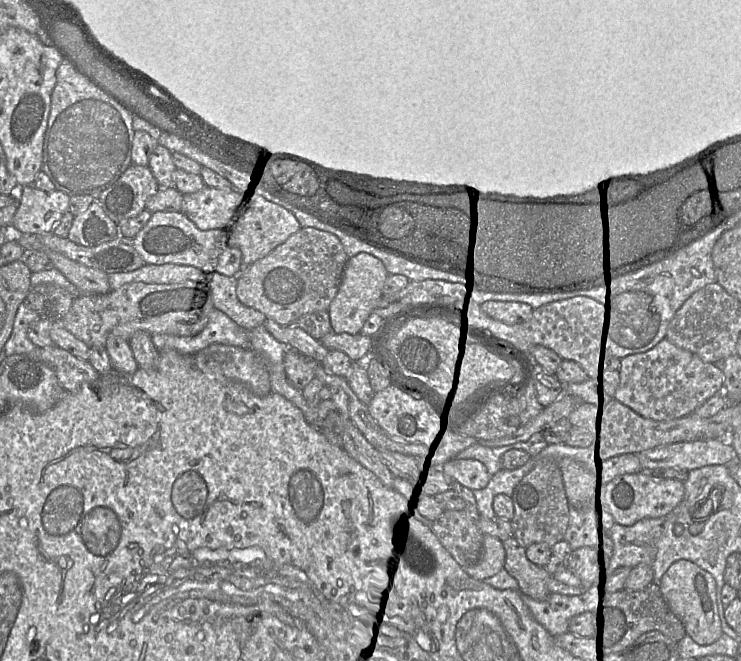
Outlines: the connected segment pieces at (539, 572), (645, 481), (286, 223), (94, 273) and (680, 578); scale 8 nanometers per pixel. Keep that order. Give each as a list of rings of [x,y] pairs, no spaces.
[[[515,537],[508,538],[503,543],[506,553],[505,570],[517,580],[521,594],[537,601],[546,599],[550,593],[550,575],[546,569],[528,560],[526,549]]]
[[[647,471],[625,475],[607,485],[604,491],[614,522],[622,526],[632,526],[643,519],[663,517],[681,503],[684,495],[683,482],[674,479],[656,479]]]
[[[254,194],[245,205],[237,207],[235,216],[226,224],[226,228],[228,241],[242,251],[245,270],[284,243],[301,226],[294,214],[285,207],[273,203],[265,195]]]
[[[47,249],[46,256],[83,295],[106,294],[111,291],[106,272],[73,261],[61,253]]]
[[[688,560],[673,563],[658,584],[670,610],[682,622],[686,635],[699,645],[709,645],[724,633],[717,612],[716,582],[713,576]]]

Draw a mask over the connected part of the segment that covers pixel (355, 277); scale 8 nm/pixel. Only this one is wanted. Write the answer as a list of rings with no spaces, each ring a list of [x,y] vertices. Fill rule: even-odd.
[[[361,252],[348,258],[338,291],[327,310],[333,332],[361,333],[367,317],[378,308],[387,276],[388,272],[382,261],[371,254]]]

